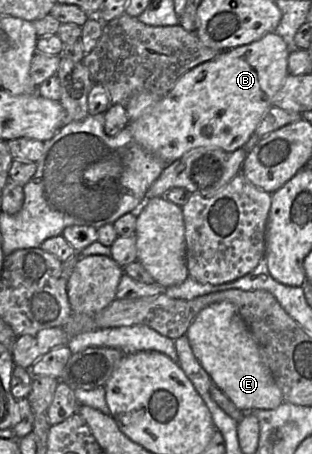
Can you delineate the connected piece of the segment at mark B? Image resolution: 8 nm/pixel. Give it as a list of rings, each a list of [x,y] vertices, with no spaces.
[[[270,32],[264,35],[259,40],[256,40],[250,44],[242,45],[230,50],[224,50],[215,58],[210,61],[206,61],[182,75],[176,82],[175,86],[163,97],[160,98],[152,107],[147,109],[139,118],[133,121],[129,121],[128,128],[134,138],[134,140],[147,152],[157,156],[163,160],[166,164],[170,164],[187,152],[196,148],[208,148],[208,149],[220,149],[227,152],[235,151],[242,148],[252,134],[255,132],[257,126],[273,106],[273,98],[284,84],[288,72],[288,57],[290,52],[288,47],[281,36],[275,32]]]

